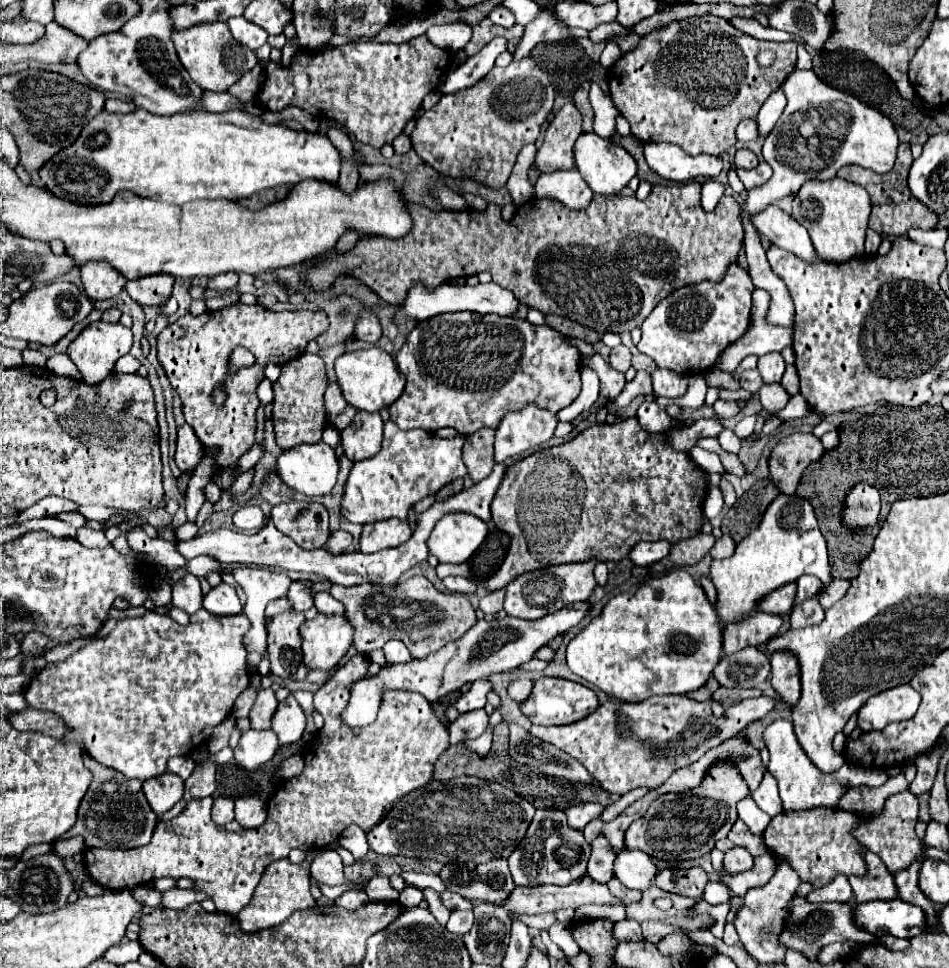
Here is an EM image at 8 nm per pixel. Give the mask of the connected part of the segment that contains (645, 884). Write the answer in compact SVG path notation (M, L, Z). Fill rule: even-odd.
M623 850L615 860L615 876L623 886L633 890L647 890L653 886L653 876L657 874L653 860L639 850Z

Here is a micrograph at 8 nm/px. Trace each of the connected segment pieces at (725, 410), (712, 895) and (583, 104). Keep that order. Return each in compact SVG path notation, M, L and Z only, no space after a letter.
M717 400L713 404L713 410L721 416L721 418L733 418L739 414L739 404L737 402L725 402L725 400Z
M709 880L707 888L703 892L703 900L709 902L709 904L713 904L713 906L715 904L723 904L729 896L731 896L729 888L723 882L719 882L719 880Z
M583 82L573 94L573 102L583 116L583 132L593 130L593 108L591 108L591 102L589 102L587 94L589 94L589 82Z

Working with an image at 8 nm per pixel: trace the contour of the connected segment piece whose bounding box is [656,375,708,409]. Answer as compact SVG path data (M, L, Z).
M690 375L688 381L689 387L682 397L676 399L658 397L656 399L658 406L664 409L668 405L675 404L679 407L700 408L705 403L705 396L708 390L706 381L701 375Z

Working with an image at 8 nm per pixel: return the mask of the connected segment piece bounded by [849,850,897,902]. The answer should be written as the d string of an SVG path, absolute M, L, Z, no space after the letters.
M865 852L867 860L867 876L849 876L849 884L853 888L857 902L871 900L893 900L897 898L897 888L893 876L887 872L881 858L873 852Z

